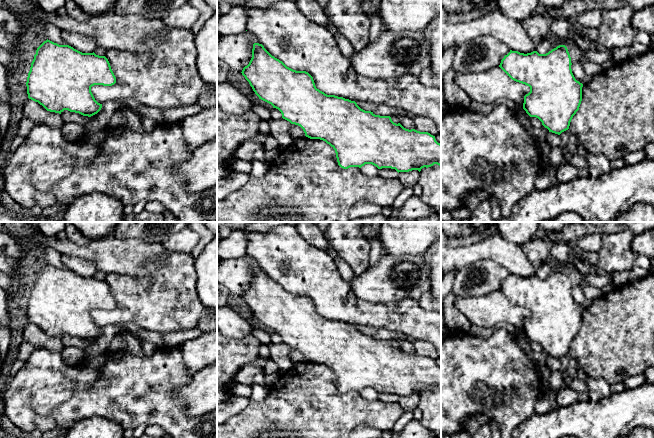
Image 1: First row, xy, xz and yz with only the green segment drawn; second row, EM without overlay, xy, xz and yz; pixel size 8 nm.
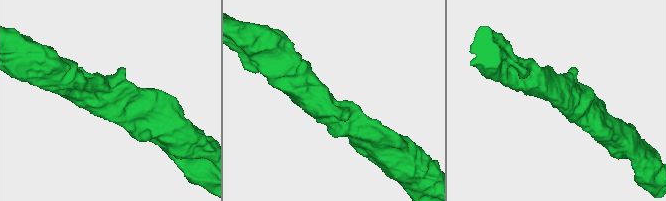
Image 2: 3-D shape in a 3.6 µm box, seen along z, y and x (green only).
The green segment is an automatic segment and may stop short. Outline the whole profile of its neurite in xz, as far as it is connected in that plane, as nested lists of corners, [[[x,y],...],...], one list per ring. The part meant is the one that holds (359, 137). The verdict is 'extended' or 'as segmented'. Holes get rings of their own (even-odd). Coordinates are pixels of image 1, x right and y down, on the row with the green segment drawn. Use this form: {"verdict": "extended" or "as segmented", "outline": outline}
{"verdict": "as segmented", "outline": [[[253,44],[252,58],[241,73],[259,99],[278,109],[283,119],[300,126],[306,137],[329,144],[335,150],[338,165],[343,169],[372,164],[378,169],[391,168],[399,173],[420,172],[422,168],[434,164],[441,166],[441,144],[435,136],[406,129],[400,123],[394,123],[390,116],[375,115],[361,109],[355,101],[325,94],[316,88],[308,72],[287,67],[262,44]]]}

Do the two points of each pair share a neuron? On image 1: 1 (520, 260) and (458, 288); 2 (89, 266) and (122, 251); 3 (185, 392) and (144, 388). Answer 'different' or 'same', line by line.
1: different
2: different
3: different

